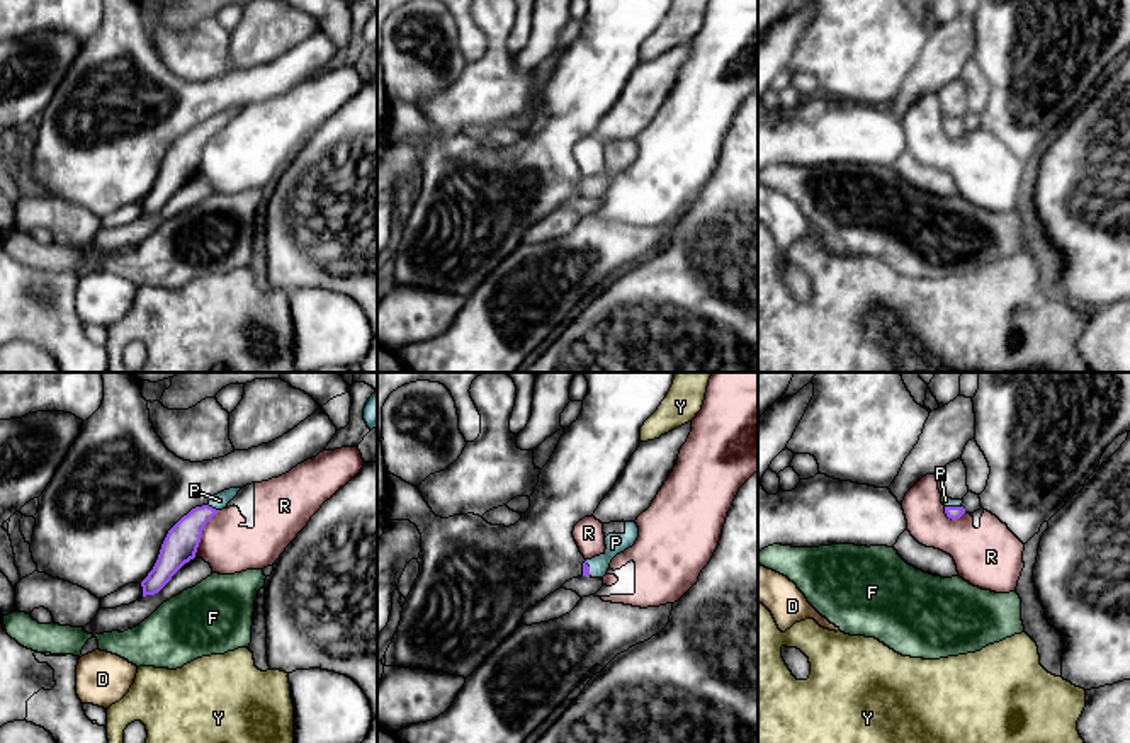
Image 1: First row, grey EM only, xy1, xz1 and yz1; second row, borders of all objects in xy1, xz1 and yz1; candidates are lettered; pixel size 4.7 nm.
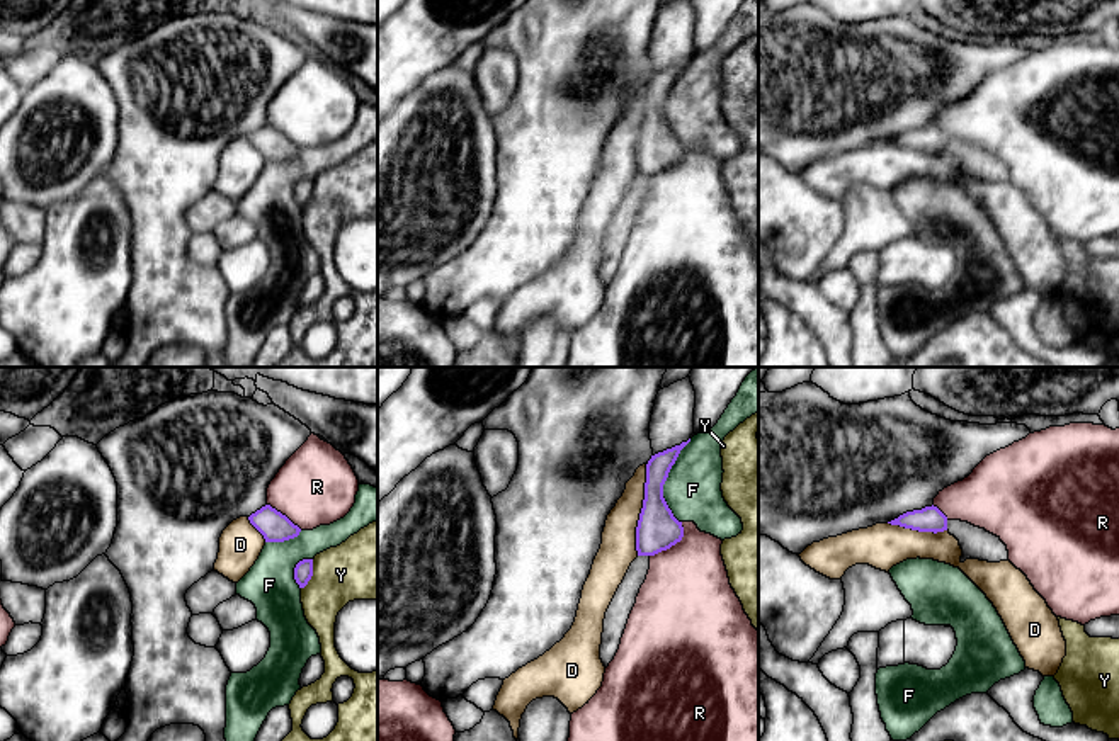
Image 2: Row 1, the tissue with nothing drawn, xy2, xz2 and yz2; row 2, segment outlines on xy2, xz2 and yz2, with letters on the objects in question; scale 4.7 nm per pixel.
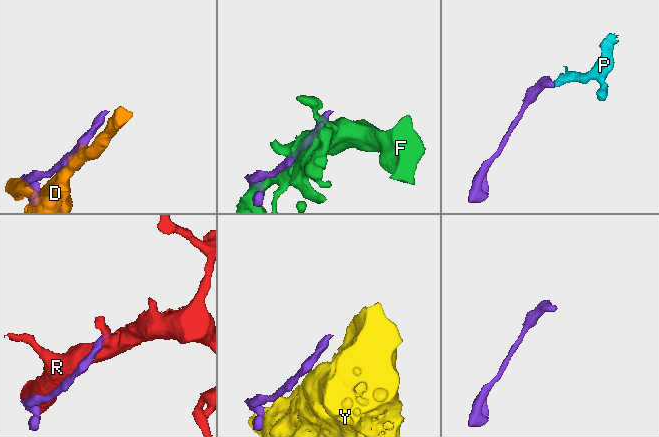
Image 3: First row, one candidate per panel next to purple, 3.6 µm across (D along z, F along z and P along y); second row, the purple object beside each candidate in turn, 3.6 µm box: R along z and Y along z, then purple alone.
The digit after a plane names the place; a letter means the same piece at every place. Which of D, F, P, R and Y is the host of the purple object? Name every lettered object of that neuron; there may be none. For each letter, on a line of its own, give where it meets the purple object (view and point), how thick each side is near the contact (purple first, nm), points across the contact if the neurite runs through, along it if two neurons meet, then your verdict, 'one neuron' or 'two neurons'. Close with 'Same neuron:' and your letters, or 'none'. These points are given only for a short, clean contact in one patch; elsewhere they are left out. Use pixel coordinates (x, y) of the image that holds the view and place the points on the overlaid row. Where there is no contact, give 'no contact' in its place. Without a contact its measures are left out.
D: meets purple in xz2 at (641, 510); 200 nm thick on the purple side, 170 nm on the other; border along xz2 (647, 464), (645, 498), (636, 527), (636, 554); two neurons
F: meets purple in xz2 at (665, 480); 200 nm thick on the purple side, 280 nm on the other; two neurons
P: meets purple in xy1 at (211, 507); 160 nm thick on the purple side, 70 nm on the other; border along xy1 (208, 504), (218, 510); two neurons
R: meets purple in xz2 at (674, 544); 200 nm thick on the purple side, 420 nm on the other; two neurons
Y: meets purple in xy2 at (312, 575); 90 nm thick on the purple side, 300 nm on the other; two neurons
Same neuron: none

